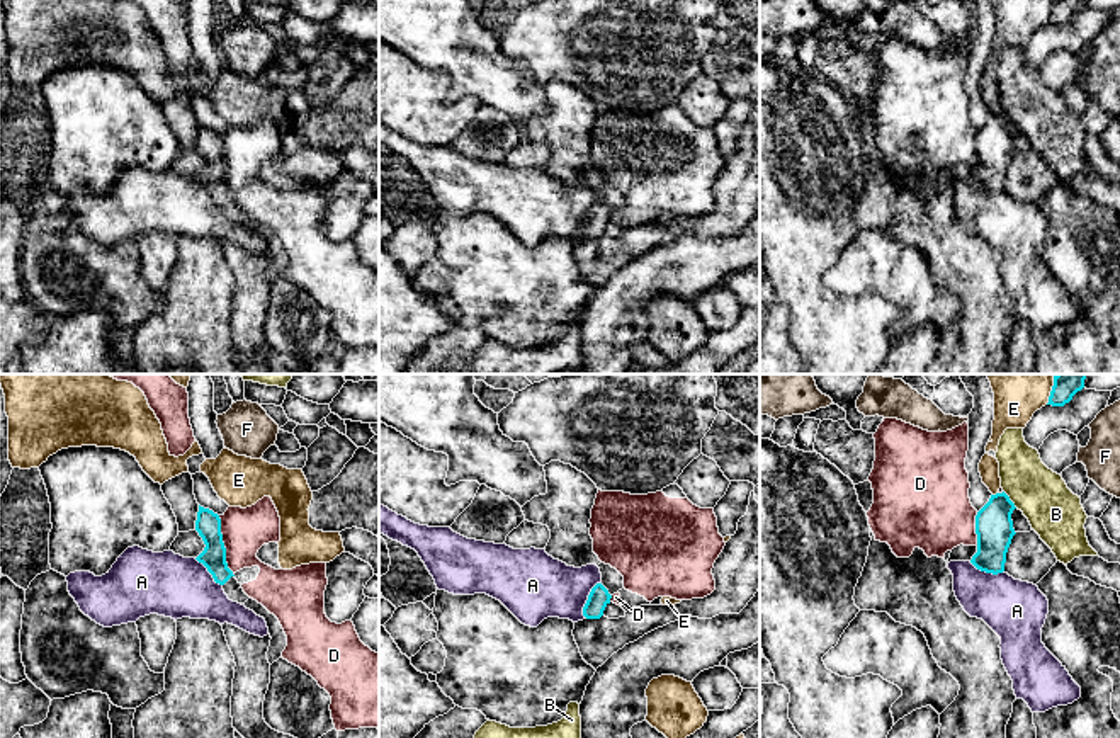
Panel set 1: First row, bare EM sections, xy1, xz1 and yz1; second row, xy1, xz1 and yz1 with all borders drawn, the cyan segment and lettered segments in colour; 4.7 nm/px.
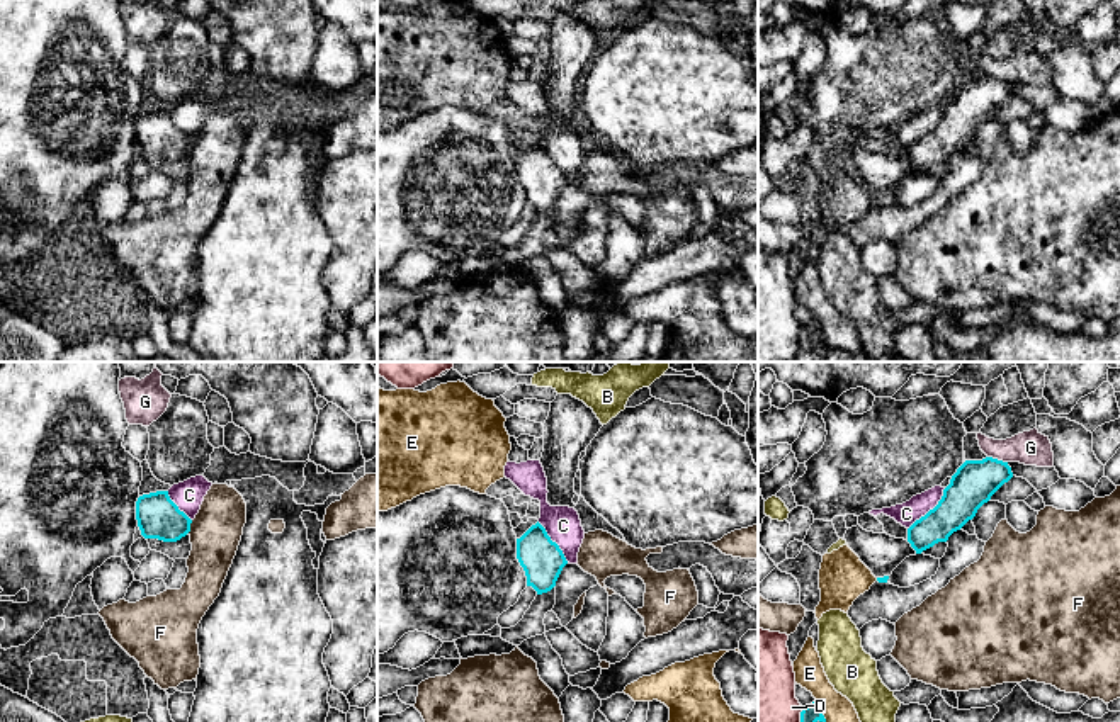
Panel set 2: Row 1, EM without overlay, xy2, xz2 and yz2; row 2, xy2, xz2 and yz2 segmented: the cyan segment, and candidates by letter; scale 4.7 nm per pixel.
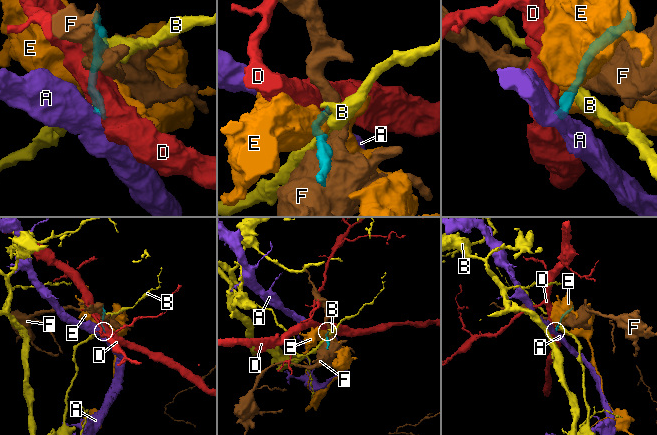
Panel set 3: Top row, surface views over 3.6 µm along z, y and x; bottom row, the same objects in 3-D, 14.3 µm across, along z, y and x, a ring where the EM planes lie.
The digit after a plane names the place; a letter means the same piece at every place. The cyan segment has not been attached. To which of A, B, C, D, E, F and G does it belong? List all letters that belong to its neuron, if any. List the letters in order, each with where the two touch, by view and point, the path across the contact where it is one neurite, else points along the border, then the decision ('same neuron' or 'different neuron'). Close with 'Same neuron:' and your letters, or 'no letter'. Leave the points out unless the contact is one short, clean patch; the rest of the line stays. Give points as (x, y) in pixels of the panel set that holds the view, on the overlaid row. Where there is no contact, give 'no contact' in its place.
A: xz1 (588, 599) | along xz1 (600, 582), (588, 596), (583, 607), (585, 618) | different neuron
B: yz1 (1008, 499) | along yz1 (1003, 490), (1017, 507) | different neuron
C: yz2 (930, 510) | different neuron
D: xy1 (223, 544) | along xy1 (218, 516), (225, 562), (233, 572) | different neuron
E: yz2 (820, 710) | different neuron
F: xy2 (189, 527) | along xy2 (192, 520), (187, 532) | different neuron
G: yz2 (998, 461) | along yz2 (988, 456), (1006, 462) | different neuron
Same neuron: no letter

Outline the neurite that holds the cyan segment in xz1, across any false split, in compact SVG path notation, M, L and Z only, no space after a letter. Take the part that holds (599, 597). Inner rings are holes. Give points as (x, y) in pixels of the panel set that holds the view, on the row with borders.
M600 563L598 568L602 582L591 588L583 607L583 616L586 619L600 619L612 595L624 588L624 576L615 568L605 563Z

